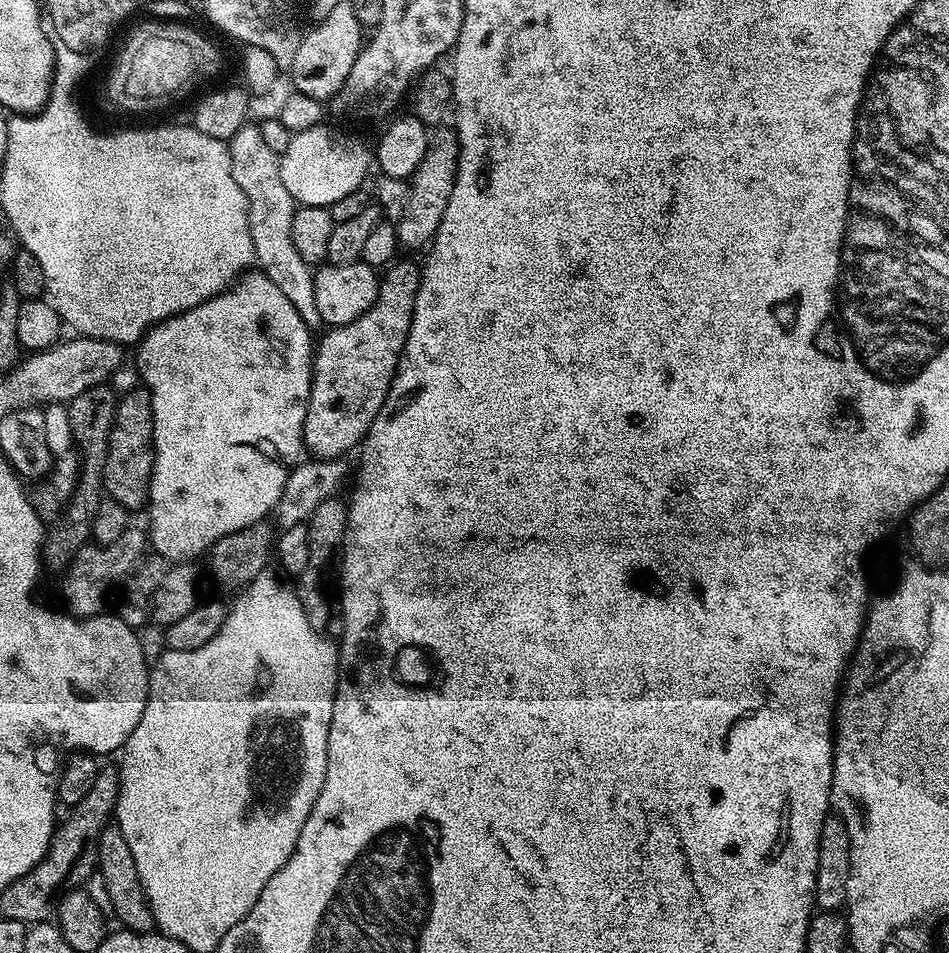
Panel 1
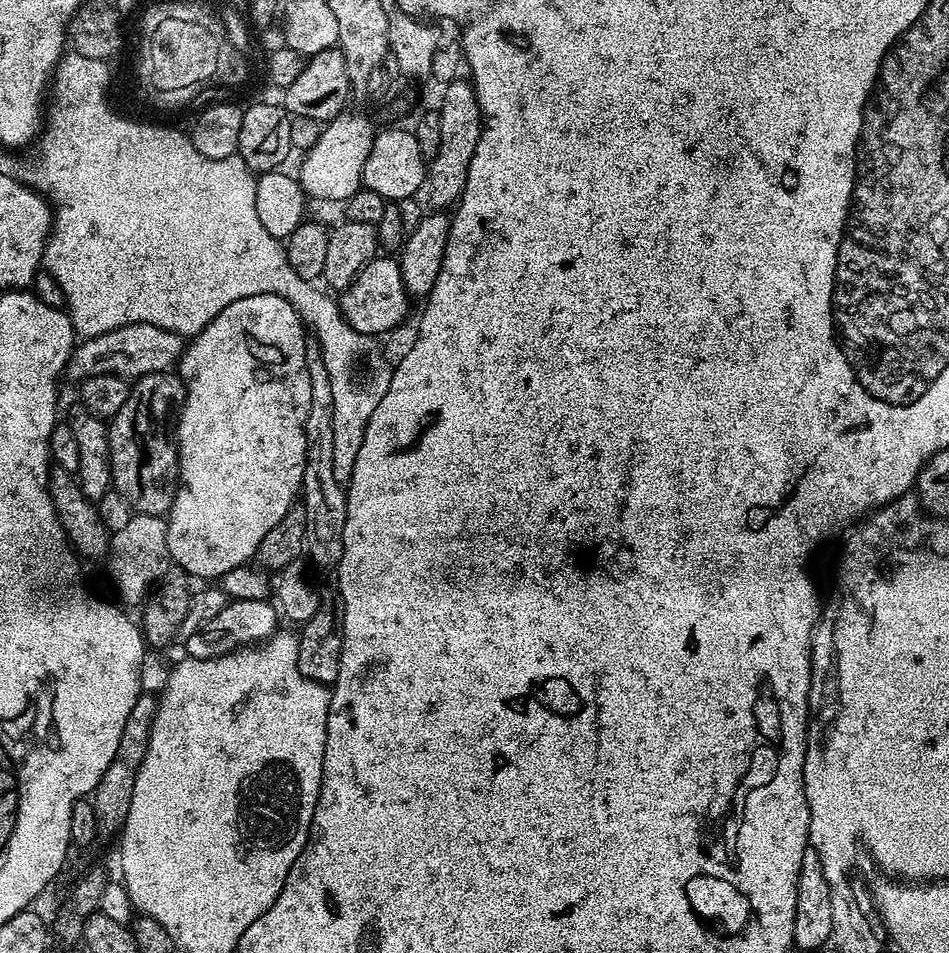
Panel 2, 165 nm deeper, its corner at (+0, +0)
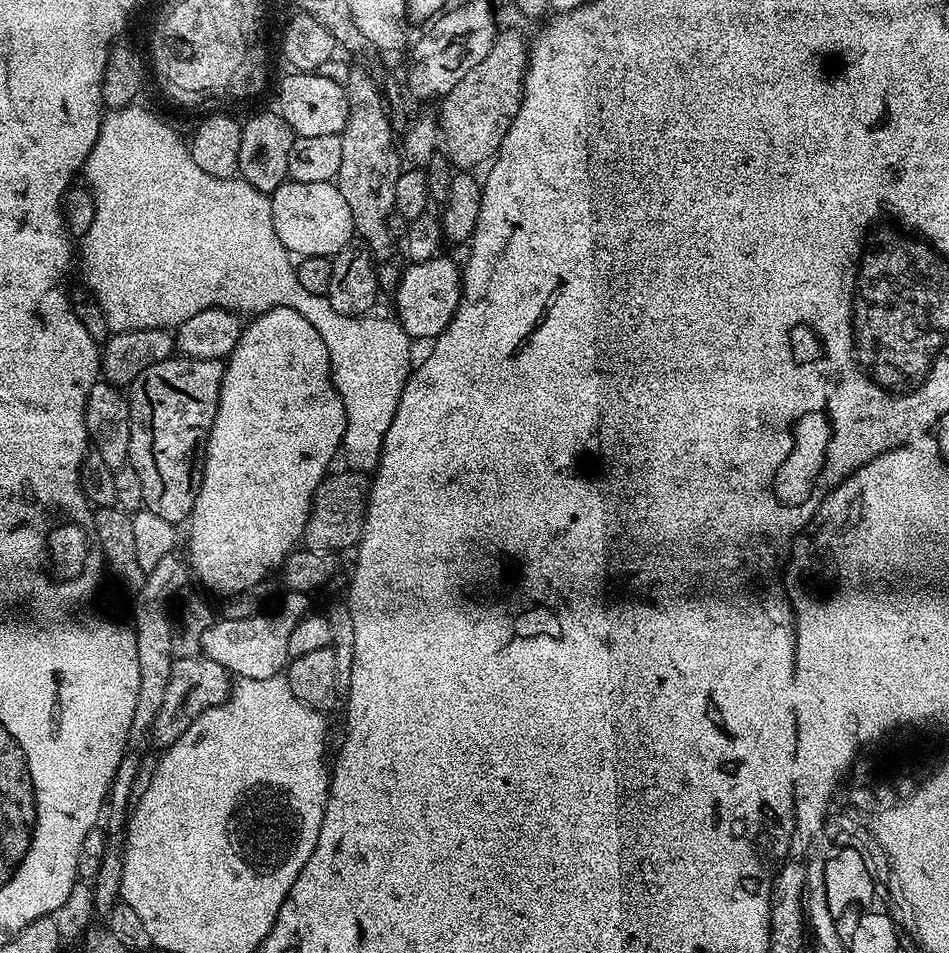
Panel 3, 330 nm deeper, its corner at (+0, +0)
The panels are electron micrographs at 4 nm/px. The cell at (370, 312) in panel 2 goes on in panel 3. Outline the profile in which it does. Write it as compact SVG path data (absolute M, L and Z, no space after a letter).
M447 254L430 258L426 262L409 263L400 274L400 282L394 289L396 295L395 319L413 341L431 342L442 334L460 305L460 278L462 268Z

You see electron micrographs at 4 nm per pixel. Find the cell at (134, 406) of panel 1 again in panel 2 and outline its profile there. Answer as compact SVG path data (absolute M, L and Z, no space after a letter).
M175 371L139 377L126 402L108 424L112 488L130 502L133 513L167 517L180 486L180 457L174 439L174 421L184 406L184 382Z

